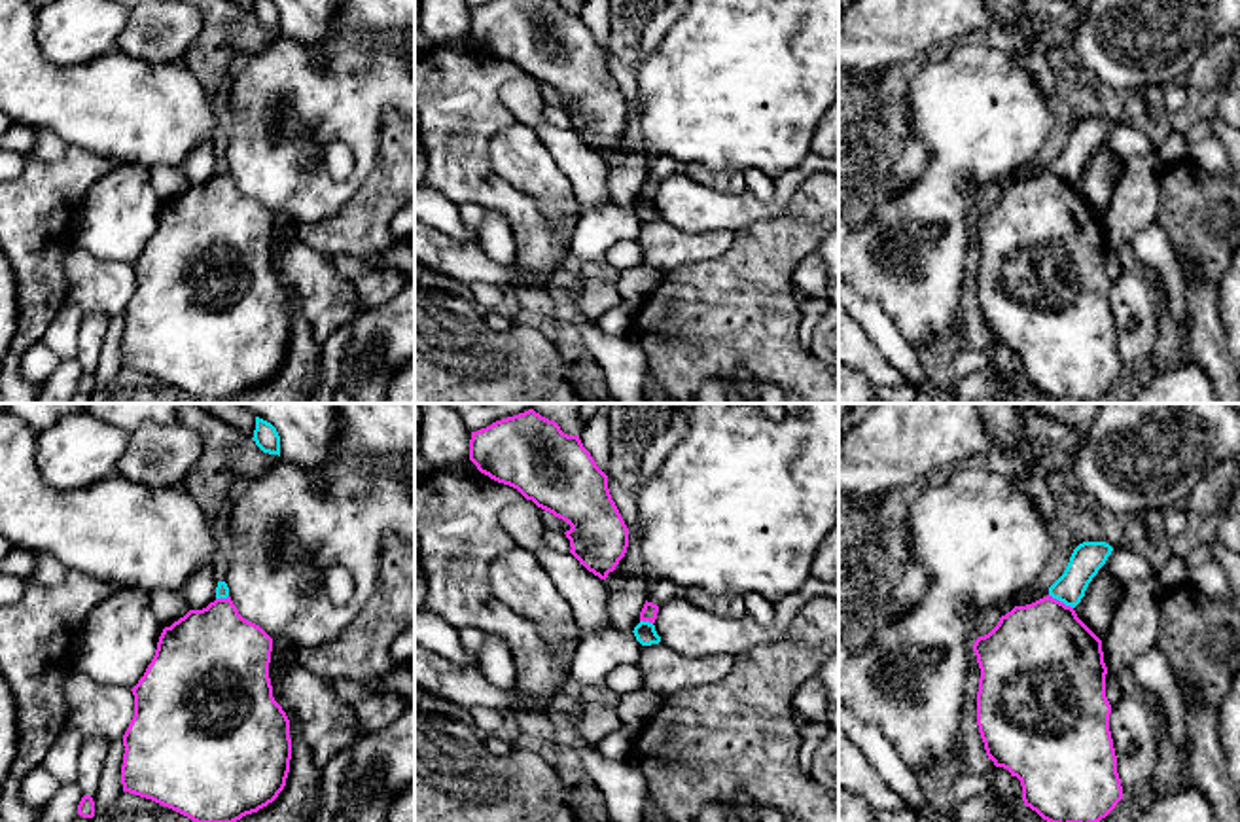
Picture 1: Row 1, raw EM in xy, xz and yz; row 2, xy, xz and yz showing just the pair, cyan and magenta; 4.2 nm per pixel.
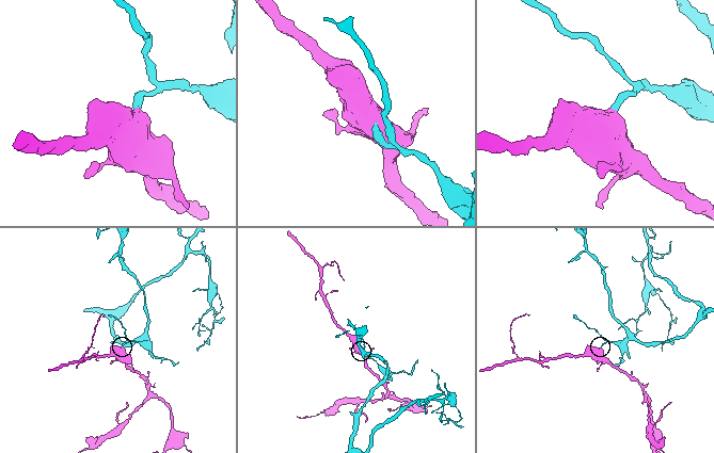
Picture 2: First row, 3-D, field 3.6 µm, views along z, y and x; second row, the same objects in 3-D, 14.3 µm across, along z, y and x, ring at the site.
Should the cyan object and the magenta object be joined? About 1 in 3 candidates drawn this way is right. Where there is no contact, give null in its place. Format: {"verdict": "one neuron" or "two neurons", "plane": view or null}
{"verdict": "two neurons", "plane": "yz"}

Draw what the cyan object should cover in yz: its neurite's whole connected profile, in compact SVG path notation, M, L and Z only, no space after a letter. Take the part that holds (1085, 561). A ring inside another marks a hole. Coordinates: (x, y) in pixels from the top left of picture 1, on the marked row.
M1106 542L1079 544L1073 549L1064 574L1049 587L1049 595L1066 606L1075 608L1111 551L1113 547Z

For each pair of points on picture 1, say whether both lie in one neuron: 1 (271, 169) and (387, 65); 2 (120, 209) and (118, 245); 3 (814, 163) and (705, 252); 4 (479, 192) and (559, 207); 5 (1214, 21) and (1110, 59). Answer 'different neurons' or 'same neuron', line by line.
1: same neuron
2: same neuron
3: different neurons
4: different neurons
5: same neuron

